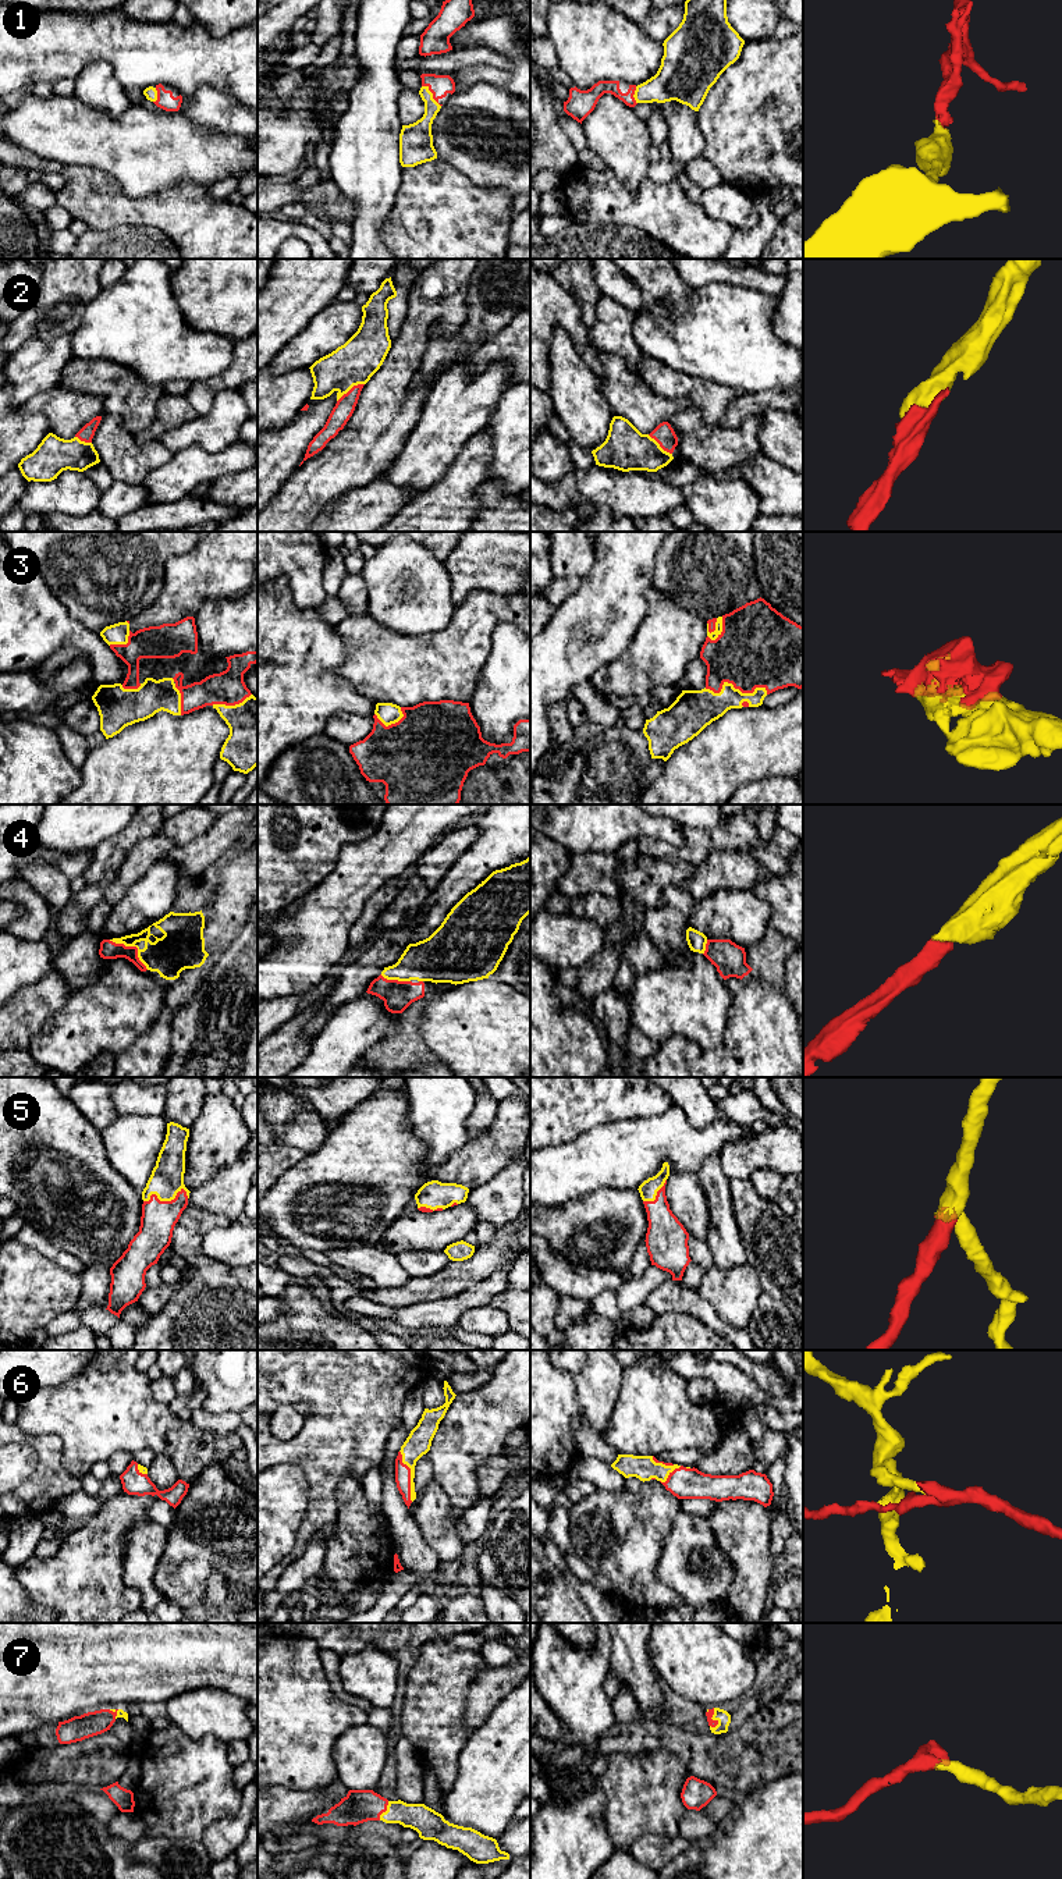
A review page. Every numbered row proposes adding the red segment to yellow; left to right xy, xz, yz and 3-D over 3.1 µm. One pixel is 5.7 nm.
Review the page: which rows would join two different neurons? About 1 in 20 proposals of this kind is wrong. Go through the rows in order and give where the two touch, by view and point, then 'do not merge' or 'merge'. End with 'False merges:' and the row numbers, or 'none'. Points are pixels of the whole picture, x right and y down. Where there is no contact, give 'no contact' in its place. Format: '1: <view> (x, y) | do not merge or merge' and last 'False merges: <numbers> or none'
1: xz (432, 95) | merge
2: xz (350, 389) | merge
3: yz (734, 688) | merge
4: xy (134, 945) | merge
5: xy (166, 1200) | merge
6: xz (411, 1476) | merge
7: yz (713, 1719) | merge
False merges: none

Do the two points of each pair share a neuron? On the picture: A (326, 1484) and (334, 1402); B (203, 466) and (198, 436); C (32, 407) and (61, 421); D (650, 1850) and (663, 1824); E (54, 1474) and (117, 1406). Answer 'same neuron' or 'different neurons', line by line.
A: same neuron
B: different neurons
C: same neuron
D: different neurons
E: different neurons

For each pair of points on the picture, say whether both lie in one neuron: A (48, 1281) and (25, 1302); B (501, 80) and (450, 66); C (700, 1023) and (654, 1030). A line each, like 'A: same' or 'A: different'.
A: same
B: different
C: same

